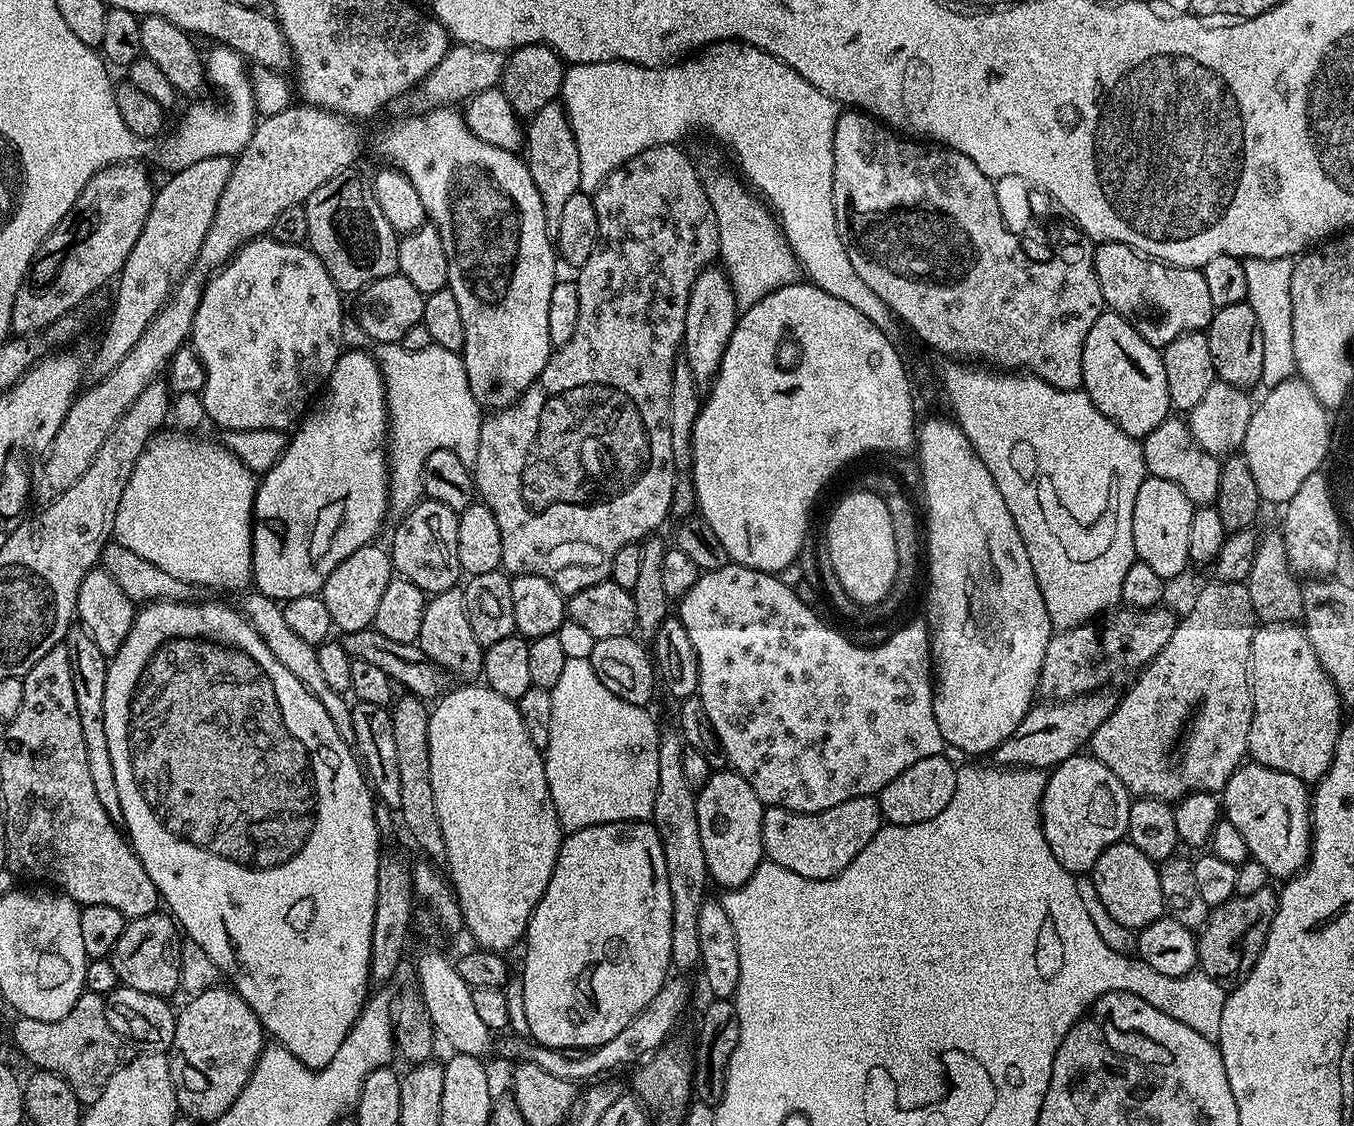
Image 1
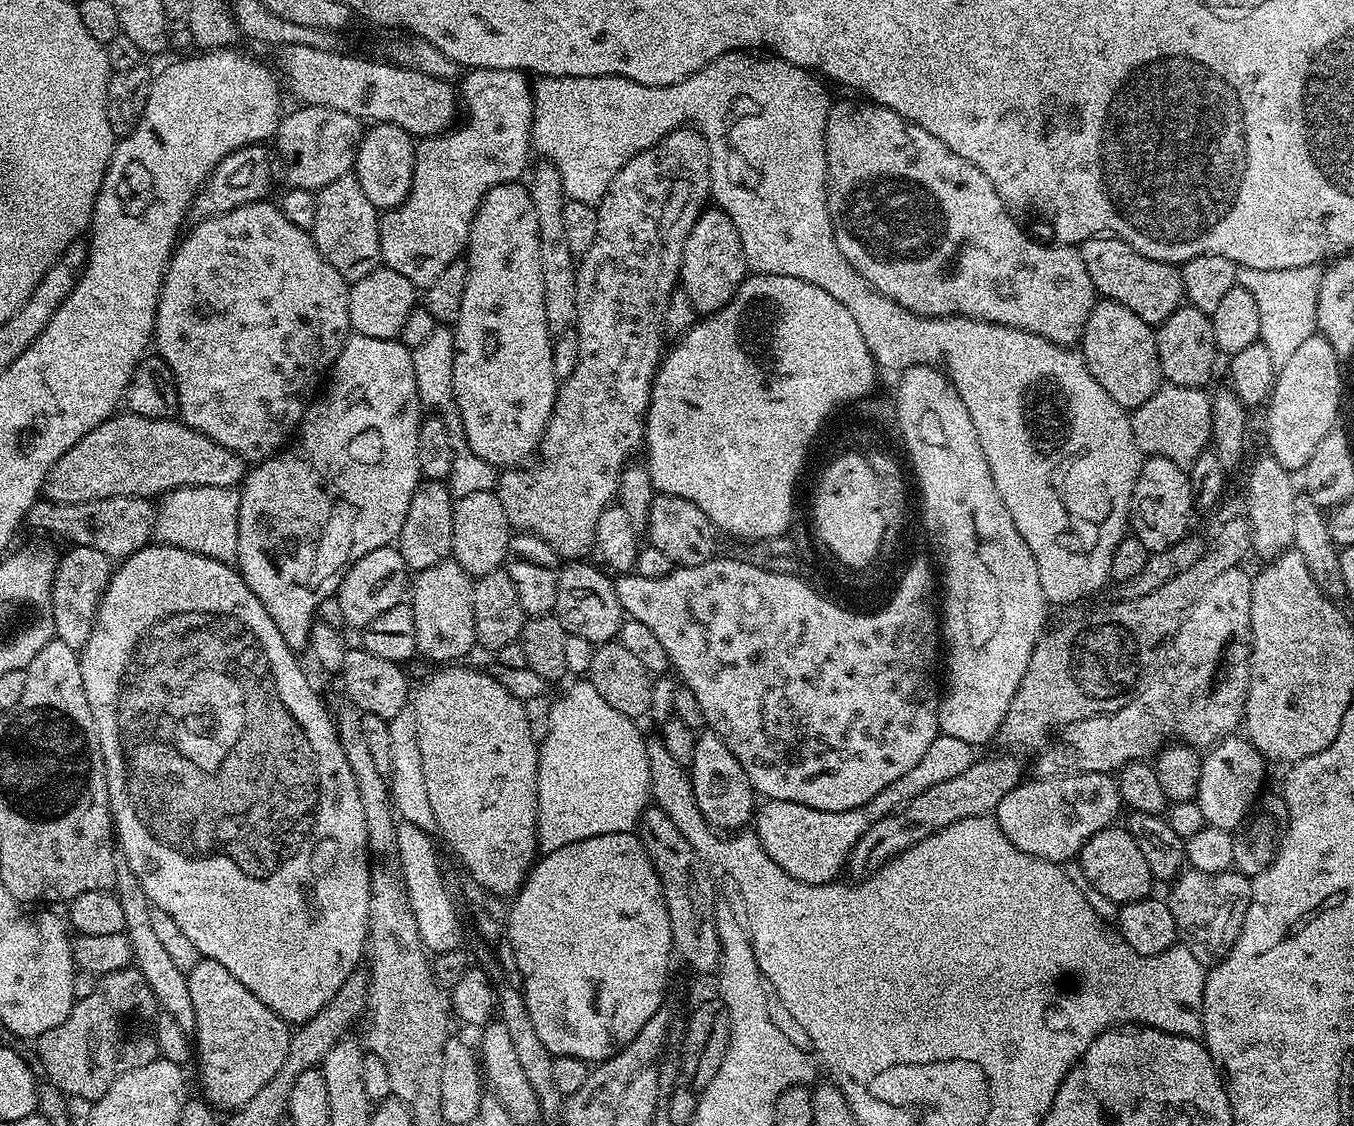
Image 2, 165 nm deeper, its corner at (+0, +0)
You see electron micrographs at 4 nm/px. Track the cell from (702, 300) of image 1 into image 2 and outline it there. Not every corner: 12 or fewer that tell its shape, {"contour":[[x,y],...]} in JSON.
{"contour":[[705,207],[679,283],[697,313],[730,302],[749,272],[734,222]]}

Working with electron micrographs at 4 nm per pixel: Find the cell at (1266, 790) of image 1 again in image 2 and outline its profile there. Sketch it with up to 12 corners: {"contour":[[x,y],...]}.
{"contour":[[1240,734],[1207,749],[1195,798],[1235,833],[1264,788],[1263,754]]}

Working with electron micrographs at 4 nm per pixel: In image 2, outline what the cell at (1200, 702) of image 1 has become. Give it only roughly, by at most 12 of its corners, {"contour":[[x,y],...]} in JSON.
{"contour":[[1253,577],[1206,586],[1131,702],[1035,775],[1116,774],[1244,719]]}

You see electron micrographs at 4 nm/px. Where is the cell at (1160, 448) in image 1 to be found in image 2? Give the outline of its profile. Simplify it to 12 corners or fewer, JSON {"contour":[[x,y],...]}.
{"contour":[[1165,383],[1131,409],[1136,448],[1191,466],[1212,396]]}

